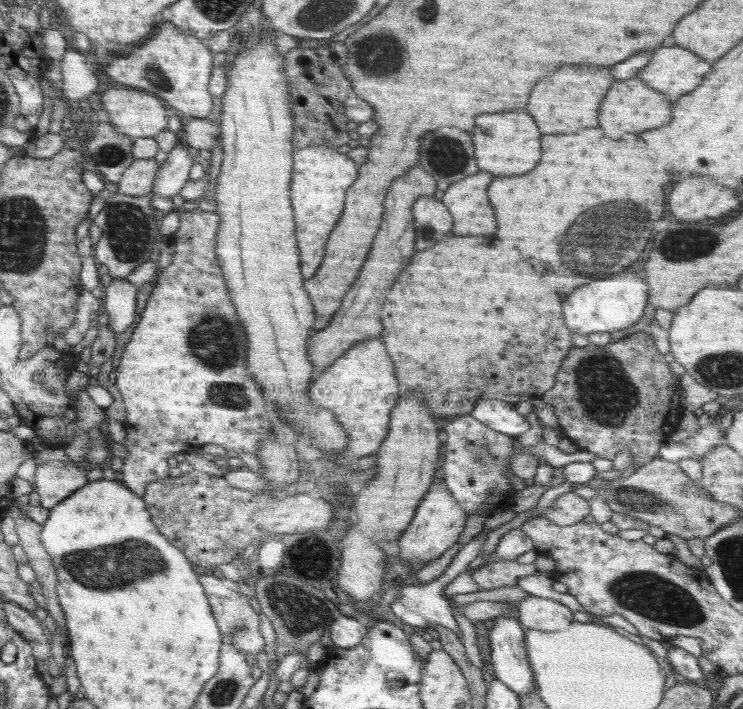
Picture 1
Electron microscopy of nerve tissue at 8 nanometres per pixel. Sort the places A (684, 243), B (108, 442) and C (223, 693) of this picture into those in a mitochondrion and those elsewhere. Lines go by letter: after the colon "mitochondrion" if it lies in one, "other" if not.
A: mitochondrion
B: other
C: mitochondrion

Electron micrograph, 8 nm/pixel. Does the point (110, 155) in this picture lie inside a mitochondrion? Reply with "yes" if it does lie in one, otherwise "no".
yes

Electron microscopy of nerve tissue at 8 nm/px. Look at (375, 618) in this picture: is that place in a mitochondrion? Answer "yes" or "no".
no

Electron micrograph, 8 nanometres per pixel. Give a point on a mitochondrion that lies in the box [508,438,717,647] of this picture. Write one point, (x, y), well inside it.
(655, 597)

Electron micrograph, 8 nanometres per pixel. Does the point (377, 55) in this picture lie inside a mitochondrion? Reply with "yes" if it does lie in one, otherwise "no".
yes

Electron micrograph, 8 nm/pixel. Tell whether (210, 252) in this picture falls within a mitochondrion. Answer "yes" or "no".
no

